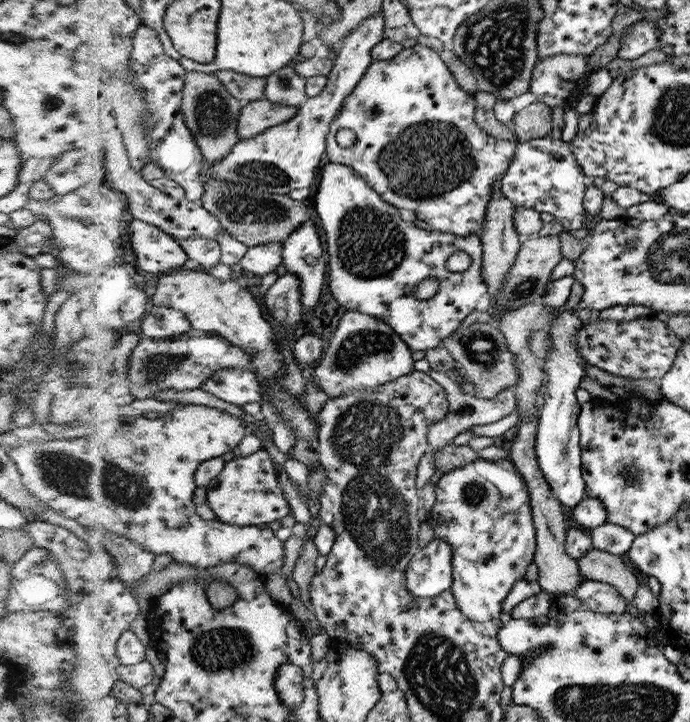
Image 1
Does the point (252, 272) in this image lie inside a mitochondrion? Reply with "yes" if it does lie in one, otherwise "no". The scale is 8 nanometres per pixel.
no

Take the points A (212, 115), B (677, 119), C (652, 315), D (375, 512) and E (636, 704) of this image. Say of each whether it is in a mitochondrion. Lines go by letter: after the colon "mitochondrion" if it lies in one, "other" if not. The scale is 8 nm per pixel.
A: mitochondrion
B: mitochondrion
C: other
D: mitochondrion
E: mitochondrion

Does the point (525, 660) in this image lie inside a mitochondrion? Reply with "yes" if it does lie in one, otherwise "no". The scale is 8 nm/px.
no

